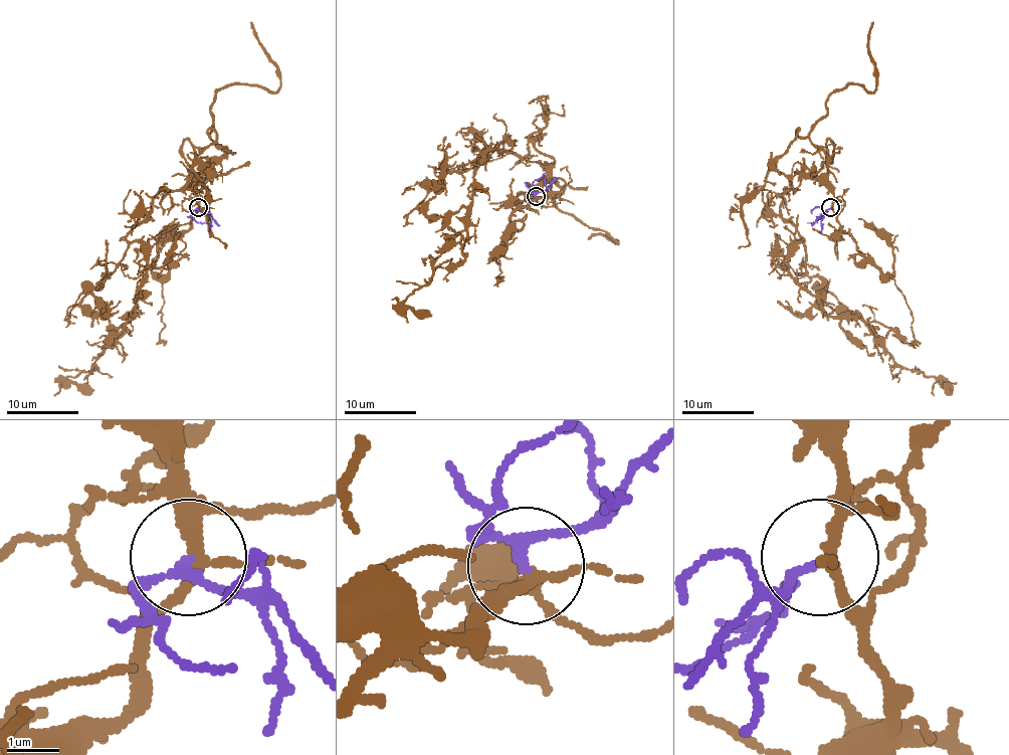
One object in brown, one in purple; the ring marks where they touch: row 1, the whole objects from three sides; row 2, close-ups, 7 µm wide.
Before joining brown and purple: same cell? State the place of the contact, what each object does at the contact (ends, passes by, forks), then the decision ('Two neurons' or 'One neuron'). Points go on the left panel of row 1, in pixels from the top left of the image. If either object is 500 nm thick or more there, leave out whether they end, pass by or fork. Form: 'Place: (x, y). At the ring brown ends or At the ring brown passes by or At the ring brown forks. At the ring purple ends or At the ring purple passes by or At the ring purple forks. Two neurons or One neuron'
Place: (198, 207). At the ring brown forks. At the ring purple passes by. One neuron

